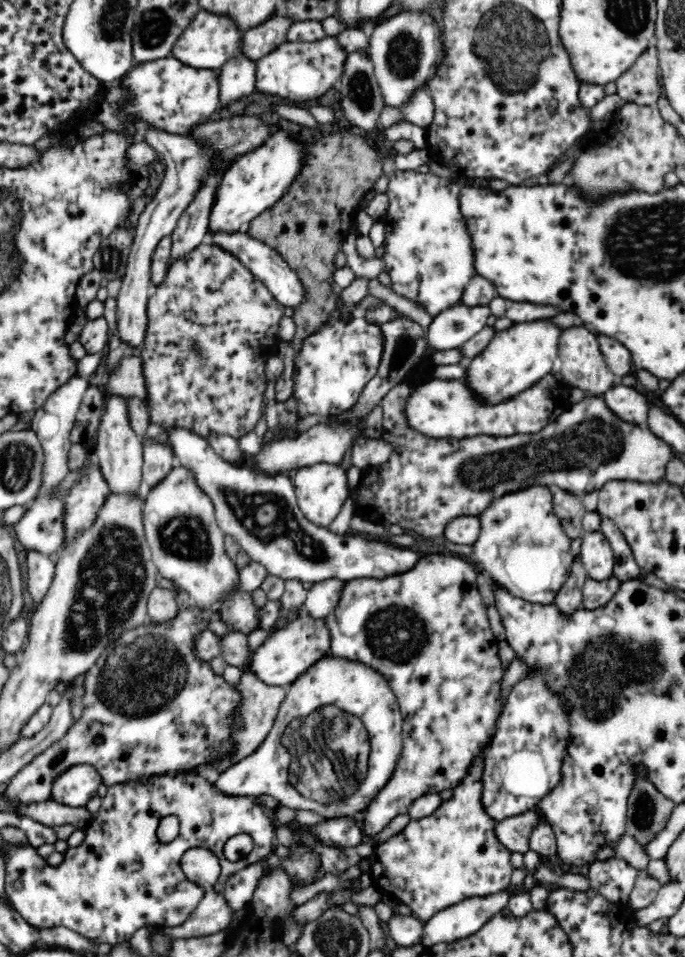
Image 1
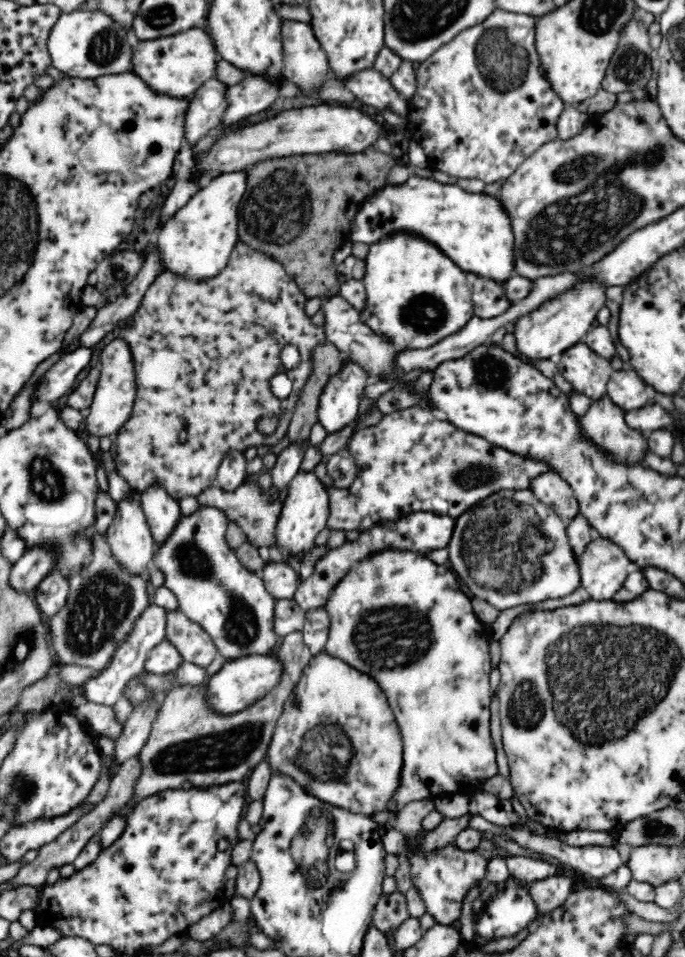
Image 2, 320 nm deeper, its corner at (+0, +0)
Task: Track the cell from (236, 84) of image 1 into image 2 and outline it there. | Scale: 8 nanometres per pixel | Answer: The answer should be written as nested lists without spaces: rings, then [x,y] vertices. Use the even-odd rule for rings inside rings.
[[[218,79],[207,80],[188,98],[184,112],[184,139],[194,146],[210,130],[217,130],[226,108],[226,85]]]

